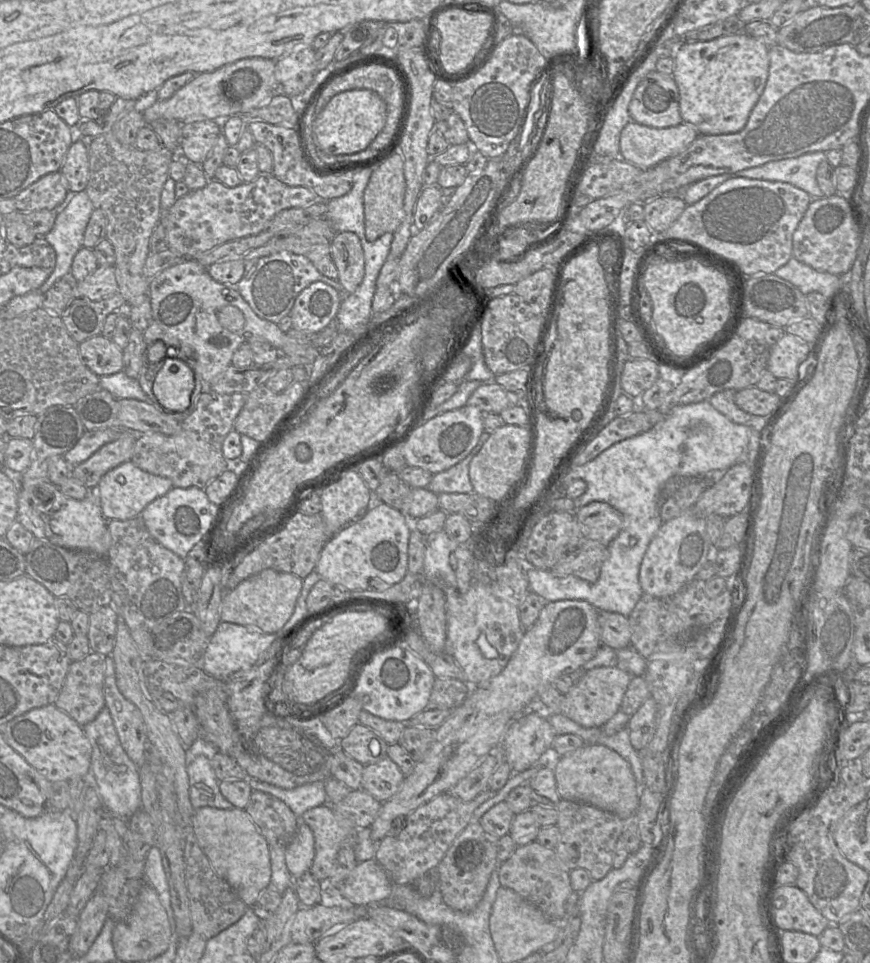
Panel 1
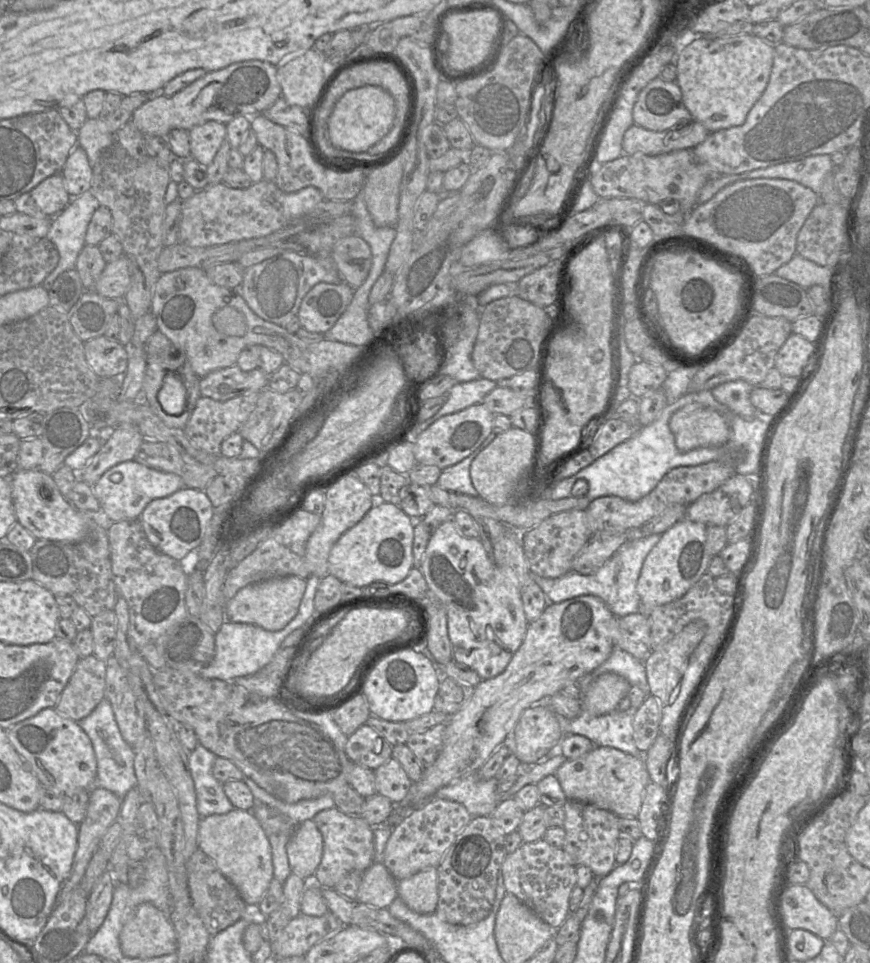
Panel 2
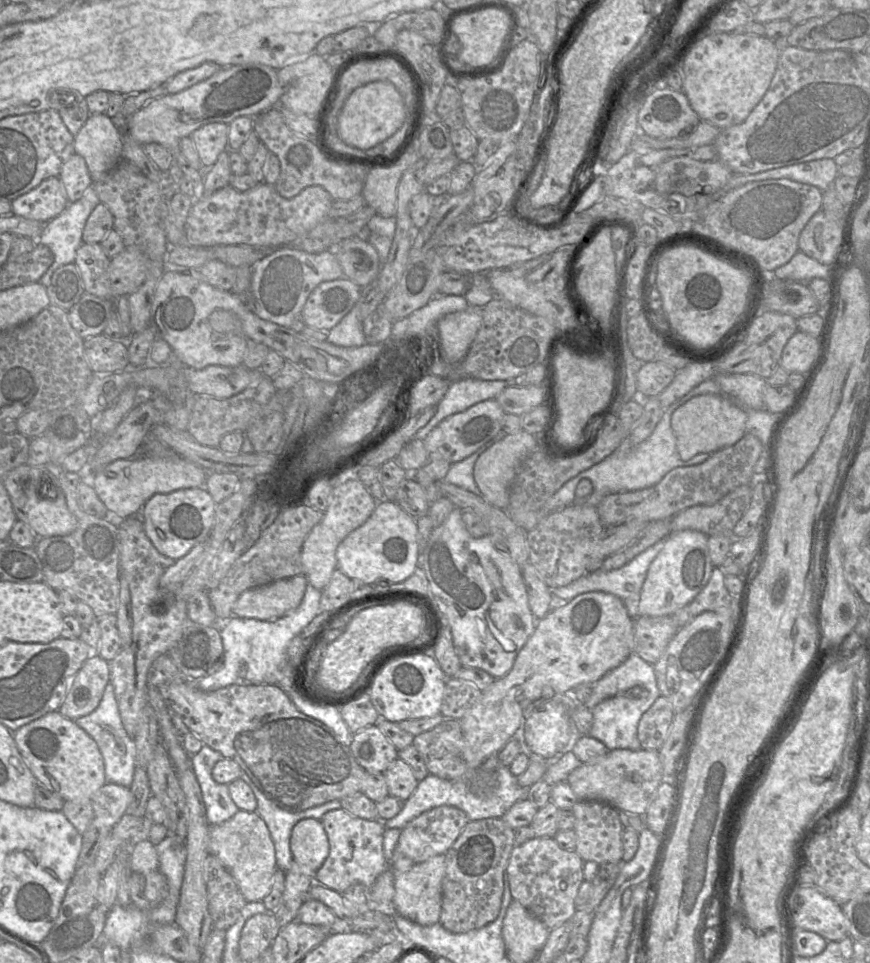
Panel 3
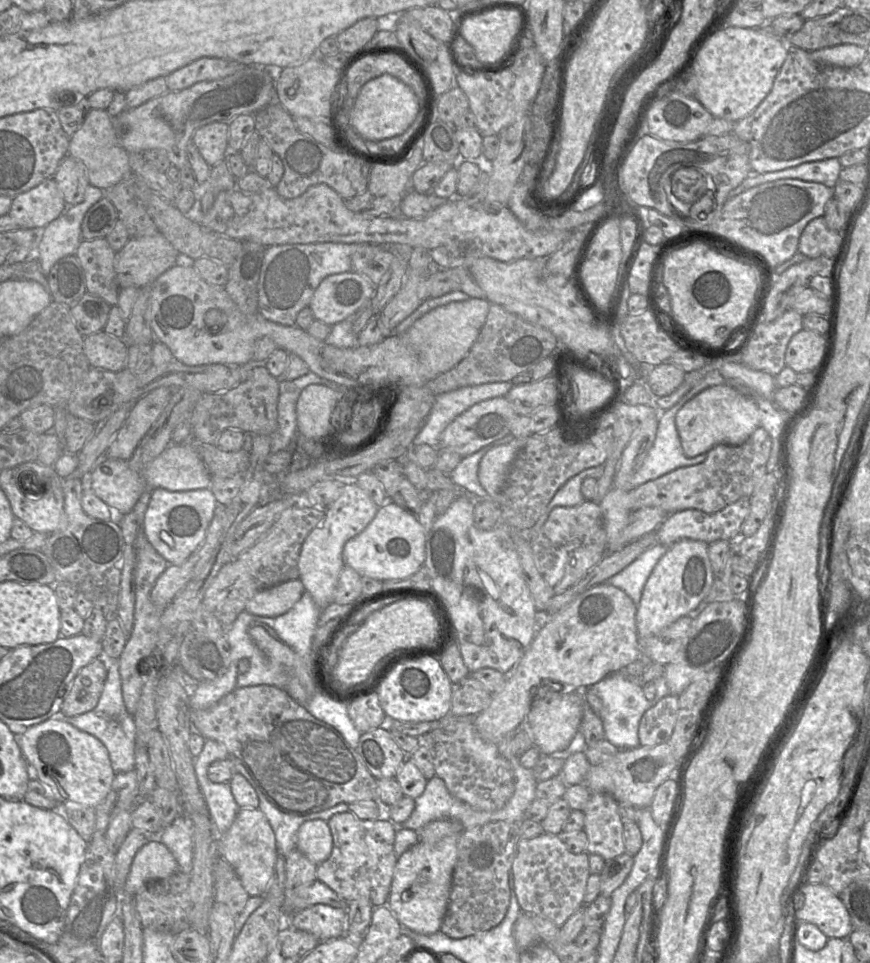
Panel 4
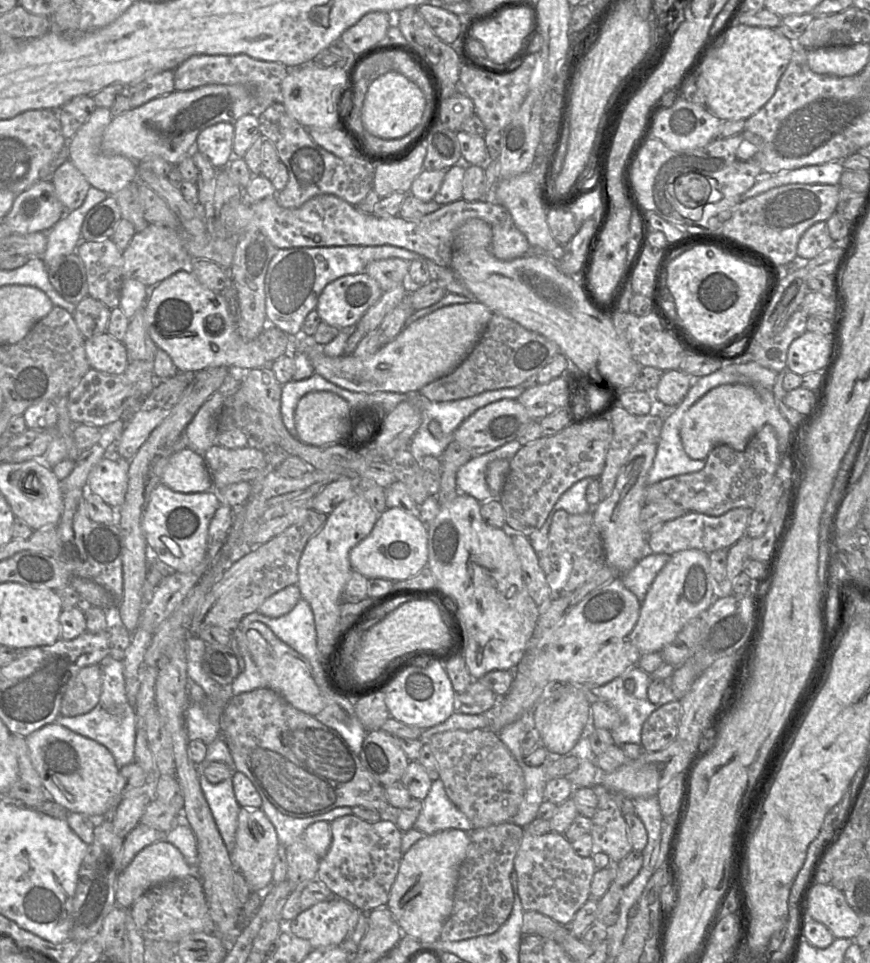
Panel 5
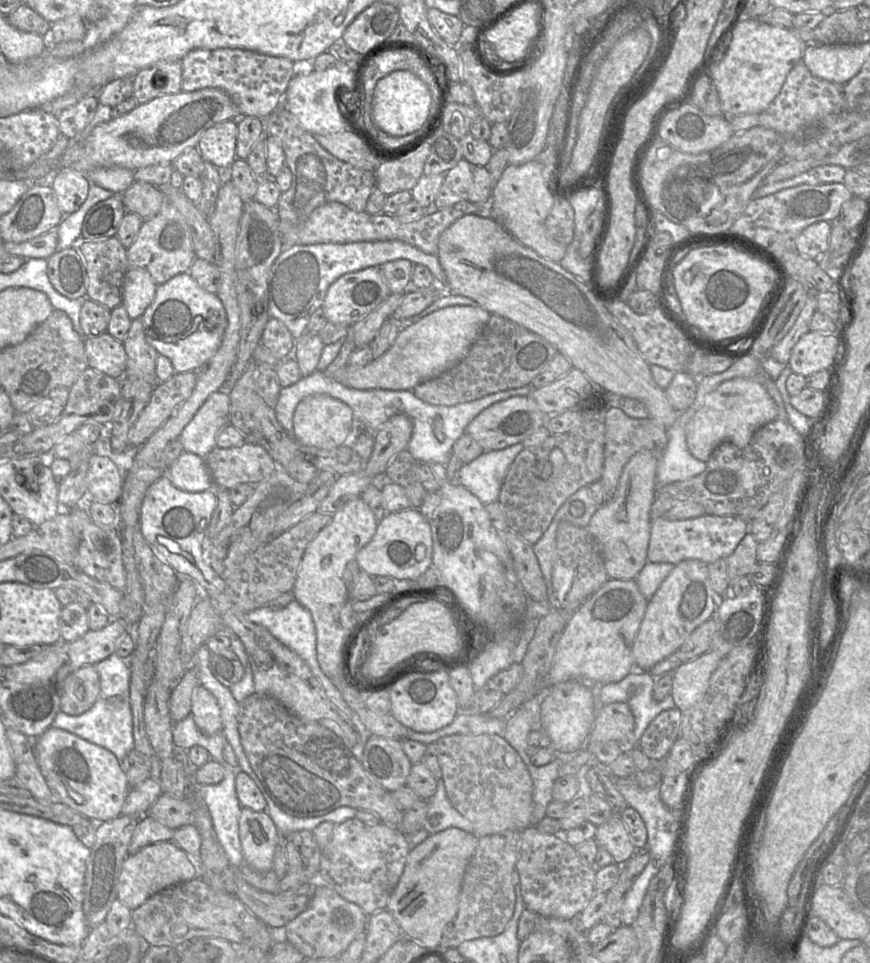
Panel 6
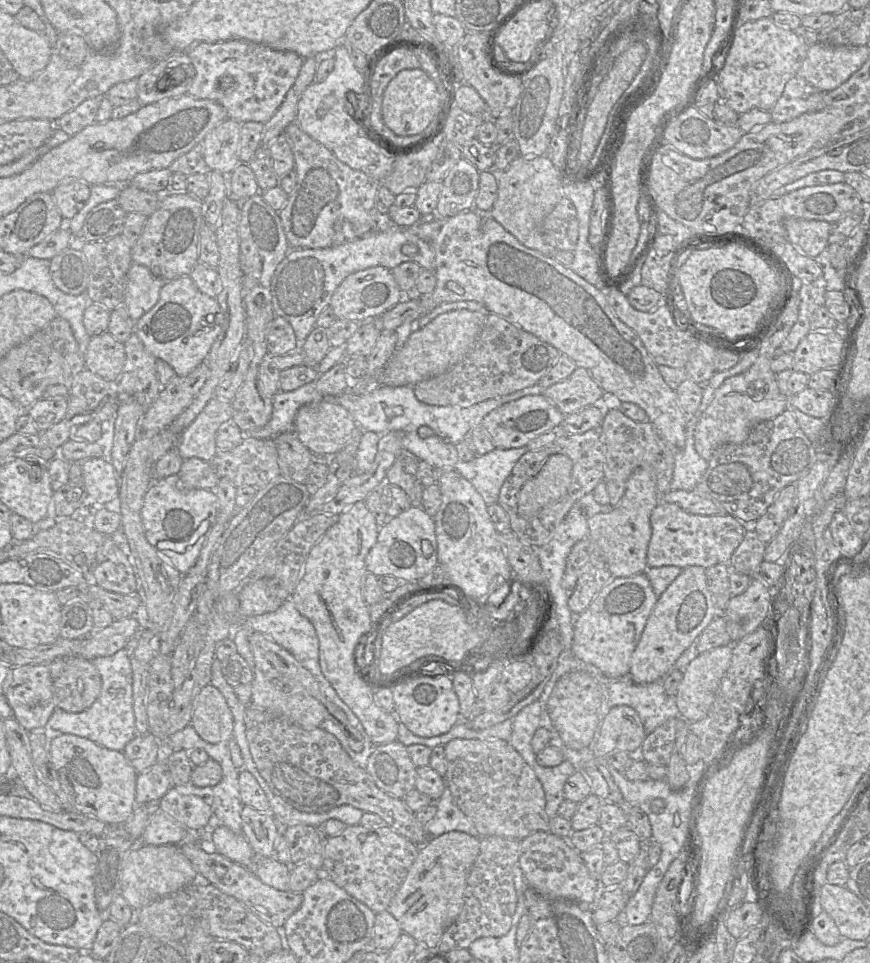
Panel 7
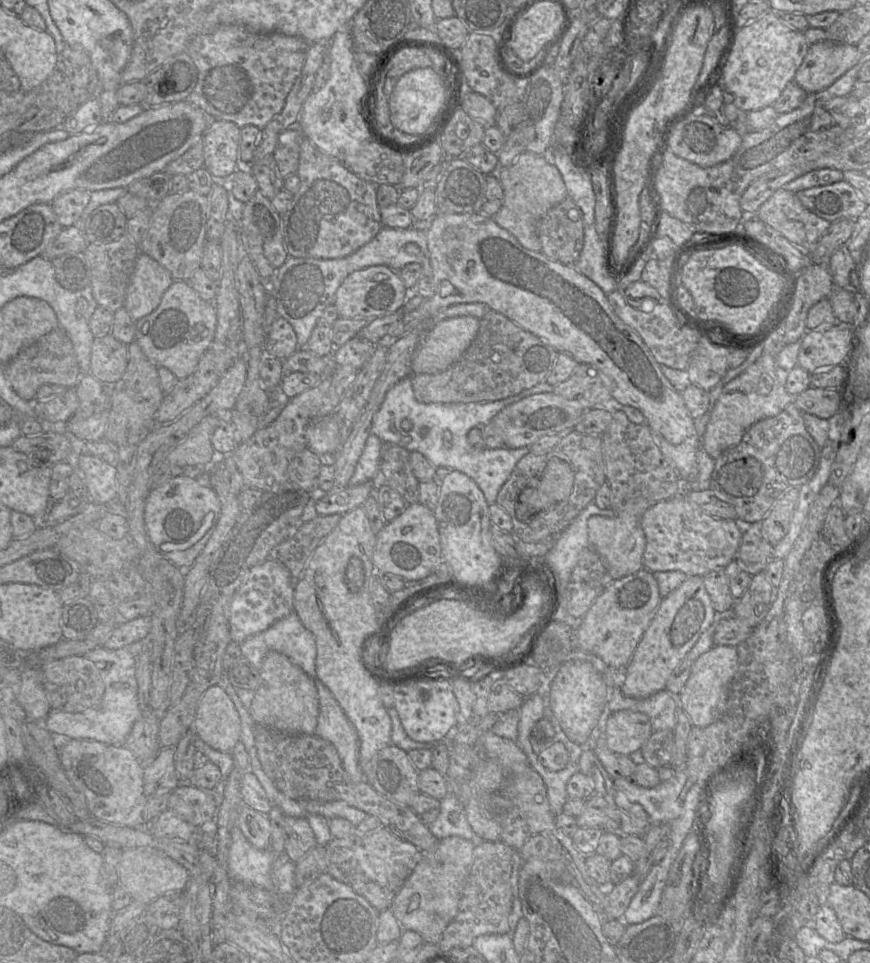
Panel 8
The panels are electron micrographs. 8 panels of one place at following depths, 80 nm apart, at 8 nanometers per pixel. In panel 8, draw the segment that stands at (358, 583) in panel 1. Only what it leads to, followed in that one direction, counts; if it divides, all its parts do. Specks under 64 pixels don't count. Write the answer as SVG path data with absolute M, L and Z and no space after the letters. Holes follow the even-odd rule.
M420 502L409 504L377 534L372 561L377 573L391 573L405 581L421 580L430 575L444 561L434 511Z

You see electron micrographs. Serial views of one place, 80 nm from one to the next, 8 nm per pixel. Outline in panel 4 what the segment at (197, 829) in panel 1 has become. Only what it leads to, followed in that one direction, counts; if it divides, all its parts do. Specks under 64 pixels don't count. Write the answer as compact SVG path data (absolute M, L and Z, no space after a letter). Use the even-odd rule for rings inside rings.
M240 809L230 829L218 836L218 854L236 871L250 897L264 896L278 857L274 831L259 809Z

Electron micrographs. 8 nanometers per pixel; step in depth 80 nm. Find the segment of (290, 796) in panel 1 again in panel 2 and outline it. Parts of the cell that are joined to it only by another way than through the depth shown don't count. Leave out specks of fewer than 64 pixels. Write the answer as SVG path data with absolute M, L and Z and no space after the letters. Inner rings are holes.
M245 775L243 781L250 788L256 801L267 804L285 814L290 818L295 827L305 820L312 819L322 810L336 807L332 794L326 794L316 799L300 800L296 803L289 804L266 792L248 776Z

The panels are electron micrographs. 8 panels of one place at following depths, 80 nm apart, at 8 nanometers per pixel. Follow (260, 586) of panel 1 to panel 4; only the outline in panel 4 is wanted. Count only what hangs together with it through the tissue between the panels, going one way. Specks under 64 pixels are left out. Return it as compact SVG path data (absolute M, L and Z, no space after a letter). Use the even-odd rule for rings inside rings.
M300 579L282 582L257 592L245 611L263 617L277 617L288 612L301 598L305 588Z

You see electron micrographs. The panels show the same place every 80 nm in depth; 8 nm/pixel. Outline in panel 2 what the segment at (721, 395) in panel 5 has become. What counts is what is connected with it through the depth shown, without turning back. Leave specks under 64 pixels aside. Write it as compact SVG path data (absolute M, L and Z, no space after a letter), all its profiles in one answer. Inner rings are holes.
M690 403L675 411L669 420L669 428L681 453L699 447L720 446L730 438L726 420L699 403Z

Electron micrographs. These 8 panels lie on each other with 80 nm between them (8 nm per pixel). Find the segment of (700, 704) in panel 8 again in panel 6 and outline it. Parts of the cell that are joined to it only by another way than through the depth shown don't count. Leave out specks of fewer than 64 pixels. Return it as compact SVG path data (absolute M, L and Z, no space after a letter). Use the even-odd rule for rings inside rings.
M708 651L682 663L672 676L672 698L675 706L684 711L698 703L707 691L709 679L724 656Z

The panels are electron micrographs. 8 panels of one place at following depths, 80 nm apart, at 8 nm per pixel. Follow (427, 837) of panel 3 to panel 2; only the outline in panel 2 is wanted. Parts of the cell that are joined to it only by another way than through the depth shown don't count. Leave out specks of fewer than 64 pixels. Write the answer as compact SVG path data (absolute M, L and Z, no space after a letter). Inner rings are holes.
M430 798L416 806L393 828L383 853L383 864L397 881L417 872L438 867L457 835L473 817L462 804L440 798Z

